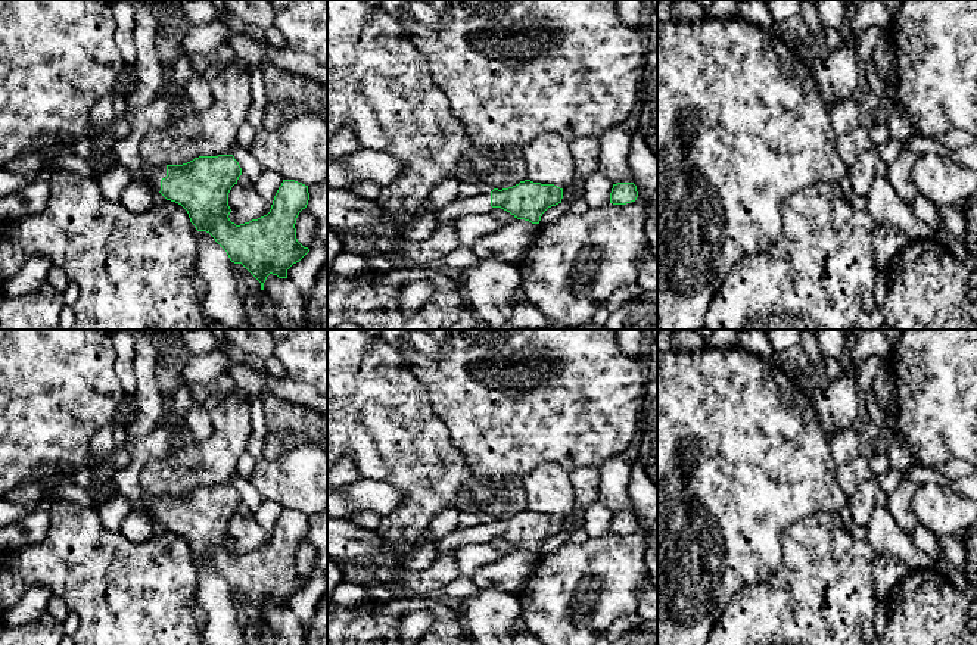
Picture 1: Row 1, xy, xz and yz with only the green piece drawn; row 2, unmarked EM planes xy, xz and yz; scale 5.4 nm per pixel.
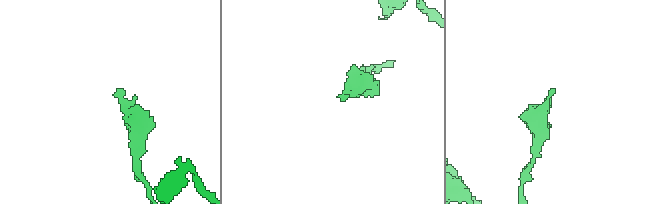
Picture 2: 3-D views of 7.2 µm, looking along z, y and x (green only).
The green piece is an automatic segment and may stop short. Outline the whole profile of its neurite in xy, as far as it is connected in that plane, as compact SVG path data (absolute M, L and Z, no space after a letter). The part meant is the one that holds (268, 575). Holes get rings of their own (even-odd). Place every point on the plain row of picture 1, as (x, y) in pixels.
M233 484L199 486L183 495L152 495L143 489L141 501L152 523L159 521L167 530L181 535L187 540L190 552L196 560L209 563L227 582L231 592L242 593L261 613L261 620L264 620L264 613L270 604L277 605L279 608L287 608L287 599L309 582L308 577L304 577L298 571L295 558L299 542L307 538L309 530L308 515L302 512L283 510L267 545L236 555L228 548L231 542L228 536L228 523L231 517L237 514L242 498Z

